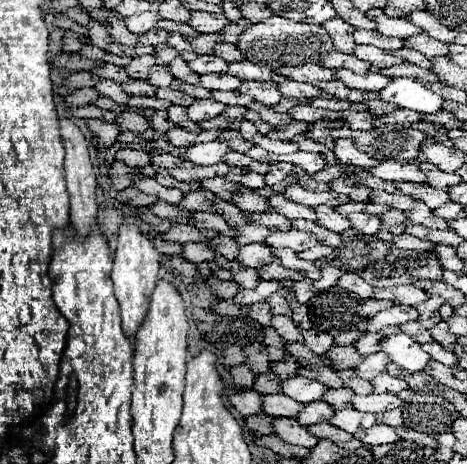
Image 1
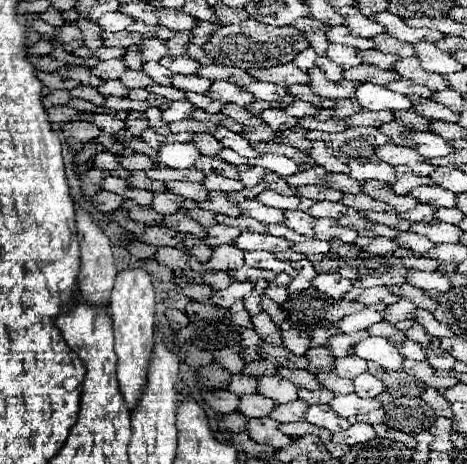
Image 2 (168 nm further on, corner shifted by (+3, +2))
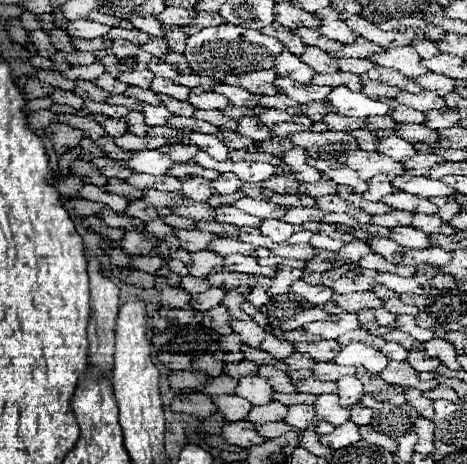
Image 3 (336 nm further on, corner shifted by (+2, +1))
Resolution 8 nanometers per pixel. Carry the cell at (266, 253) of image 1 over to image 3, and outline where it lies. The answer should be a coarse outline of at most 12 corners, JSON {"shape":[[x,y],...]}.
{"shape":[[210,251],[192,255],[190,273],[210,277],[224,269],[224,257]]}

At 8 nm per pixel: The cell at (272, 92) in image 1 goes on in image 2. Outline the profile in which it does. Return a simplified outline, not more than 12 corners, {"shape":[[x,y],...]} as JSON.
{"shape":[[227,80],[207,90],[211,100],[247,106],[255,98]]}

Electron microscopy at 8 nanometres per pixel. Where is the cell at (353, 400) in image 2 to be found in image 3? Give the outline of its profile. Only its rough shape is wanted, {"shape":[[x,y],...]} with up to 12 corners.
{"shape":[[318,395],[318,419],[342,425],[350,407],[338,405],[338,395]]}

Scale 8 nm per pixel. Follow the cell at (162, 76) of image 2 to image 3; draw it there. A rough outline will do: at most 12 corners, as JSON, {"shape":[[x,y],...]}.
{"shape":[[150,69],[122,73],[118,77],[126,85],[144,87],[154,79]]}

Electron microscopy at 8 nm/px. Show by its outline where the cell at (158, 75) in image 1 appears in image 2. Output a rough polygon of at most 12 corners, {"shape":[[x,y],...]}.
{"shape":[[125,70],[119,80],[129,88],[147,88],[153,80],[141,70]]}

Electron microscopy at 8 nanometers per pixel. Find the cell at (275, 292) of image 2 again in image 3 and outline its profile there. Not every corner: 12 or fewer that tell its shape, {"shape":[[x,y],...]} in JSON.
{"shape":[[256,285],[248,295],[254,305],[264,305],[270,295],[262,285]]}

